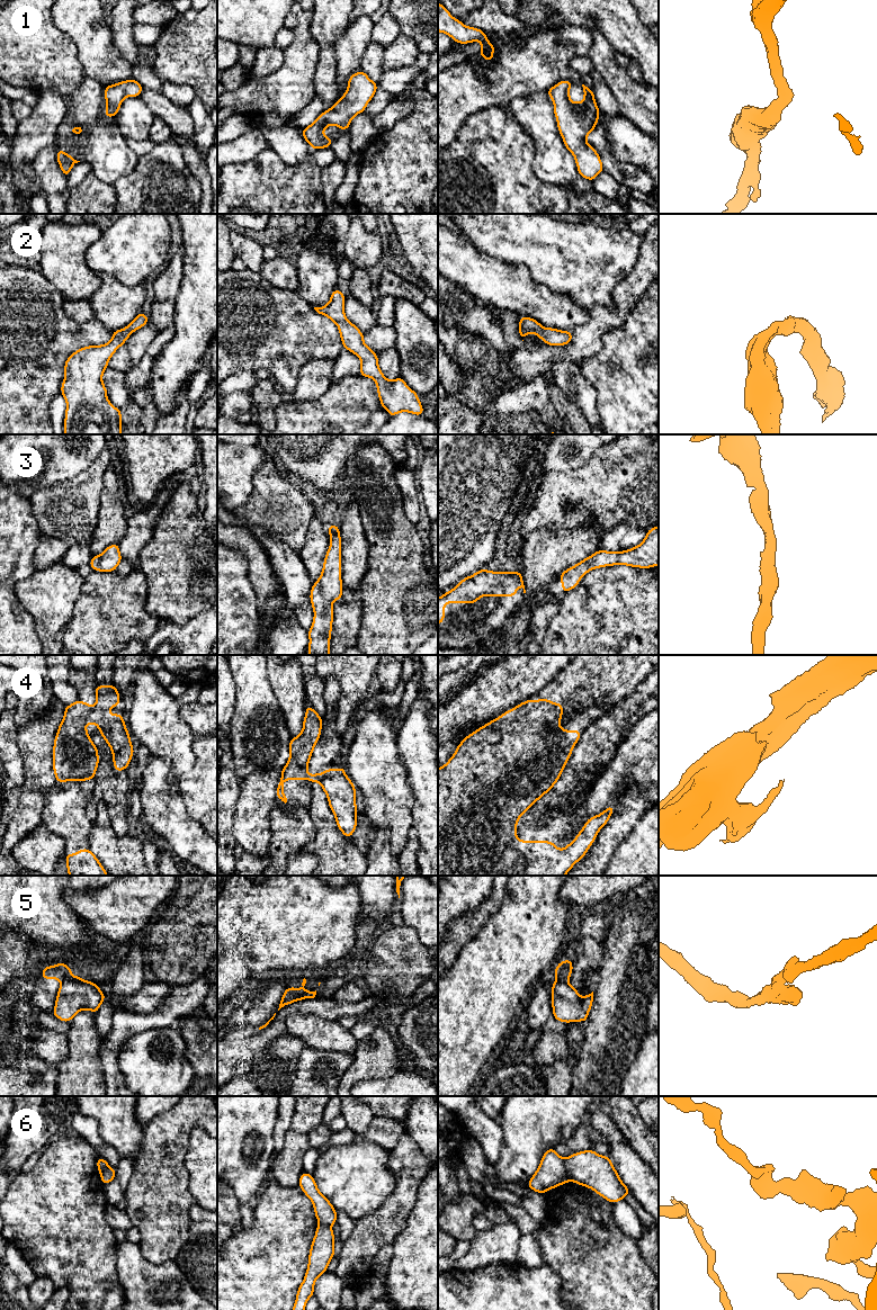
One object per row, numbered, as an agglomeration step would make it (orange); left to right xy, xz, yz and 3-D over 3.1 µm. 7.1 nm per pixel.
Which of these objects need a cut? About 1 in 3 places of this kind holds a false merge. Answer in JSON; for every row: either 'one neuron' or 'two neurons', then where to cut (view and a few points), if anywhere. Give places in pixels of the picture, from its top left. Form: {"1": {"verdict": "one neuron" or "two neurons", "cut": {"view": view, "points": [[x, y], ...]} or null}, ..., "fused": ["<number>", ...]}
{"1": {"verdict": "one neuron", "cut": null}, "2": {"verdict": "one neuron", "cut": null}, "3": {"verdict": "one neuron", "cut": null}, "4": {"verdict": "two neurons", "cut": {"view": "xy", "points": [[92, 708], [86, 723]]}}, "5": {"verdict": "two neurons", "cut": {"view": "yz", "points": [[556, 979], [566, 983]]}}, "6": {"verdict": "two neurons", "cut": {"view": "yz", "points": [[563, 1159], [563, 1166], [570, 1180]]}}, "fused": ["4", "5", "6"]}

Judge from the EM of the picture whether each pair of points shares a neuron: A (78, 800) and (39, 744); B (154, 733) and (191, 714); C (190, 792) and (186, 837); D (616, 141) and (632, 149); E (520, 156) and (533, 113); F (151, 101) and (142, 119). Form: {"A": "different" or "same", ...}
{"A": "different", "B": "different", "C": "different", "D": "same", "E": "different", "F": "different"}

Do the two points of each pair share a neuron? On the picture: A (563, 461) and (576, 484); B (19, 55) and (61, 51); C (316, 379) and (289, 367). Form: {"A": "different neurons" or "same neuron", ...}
{"A": "different neurons", "B": "same neuron", "C": "different neurons"}

